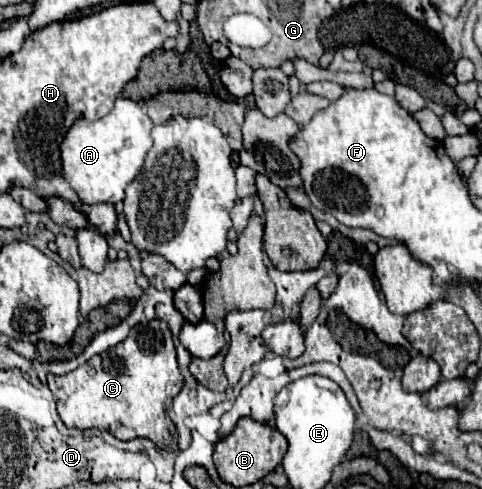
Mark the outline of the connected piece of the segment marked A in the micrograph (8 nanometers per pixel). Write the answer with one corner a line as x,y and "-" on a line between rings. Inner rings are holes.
119,97
113,111
97,121
77,119
59,145
63,179
75,189
85,205
115,205
123,201
125,187
141,171
151,149
151,129
153,121
147,117
147,111
125,97

